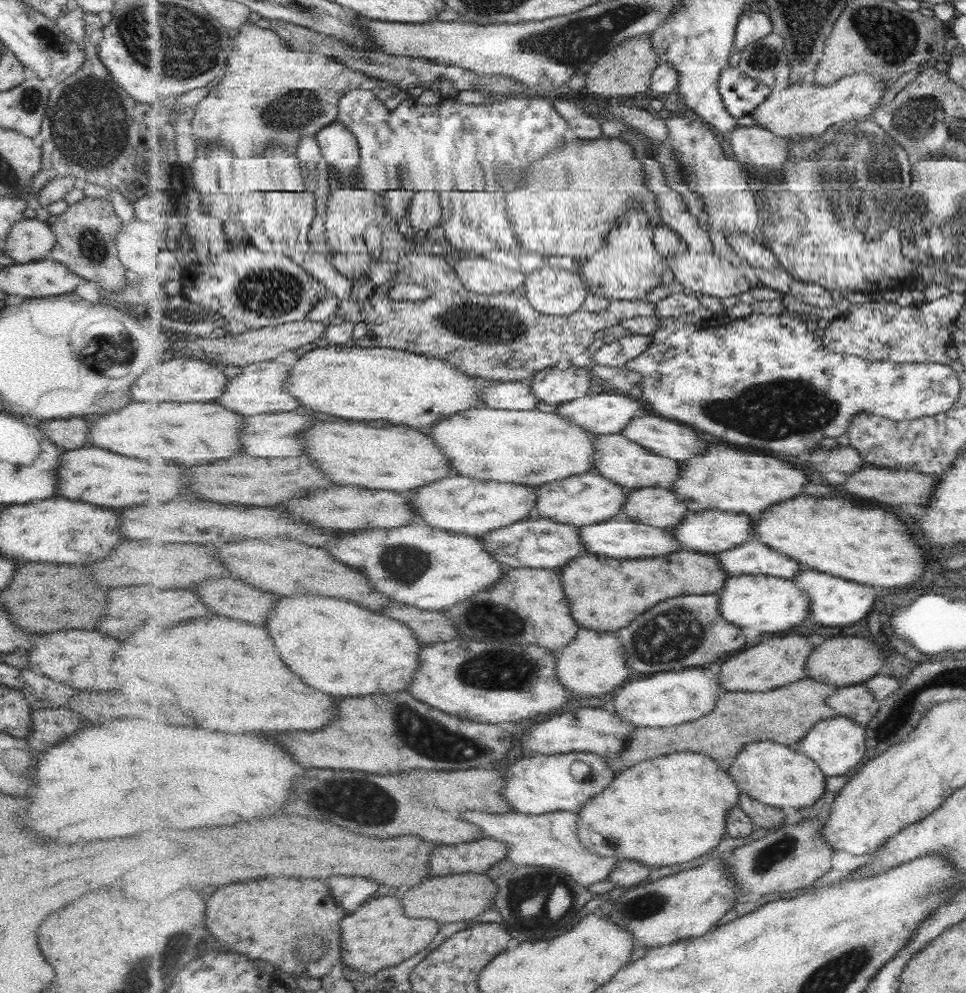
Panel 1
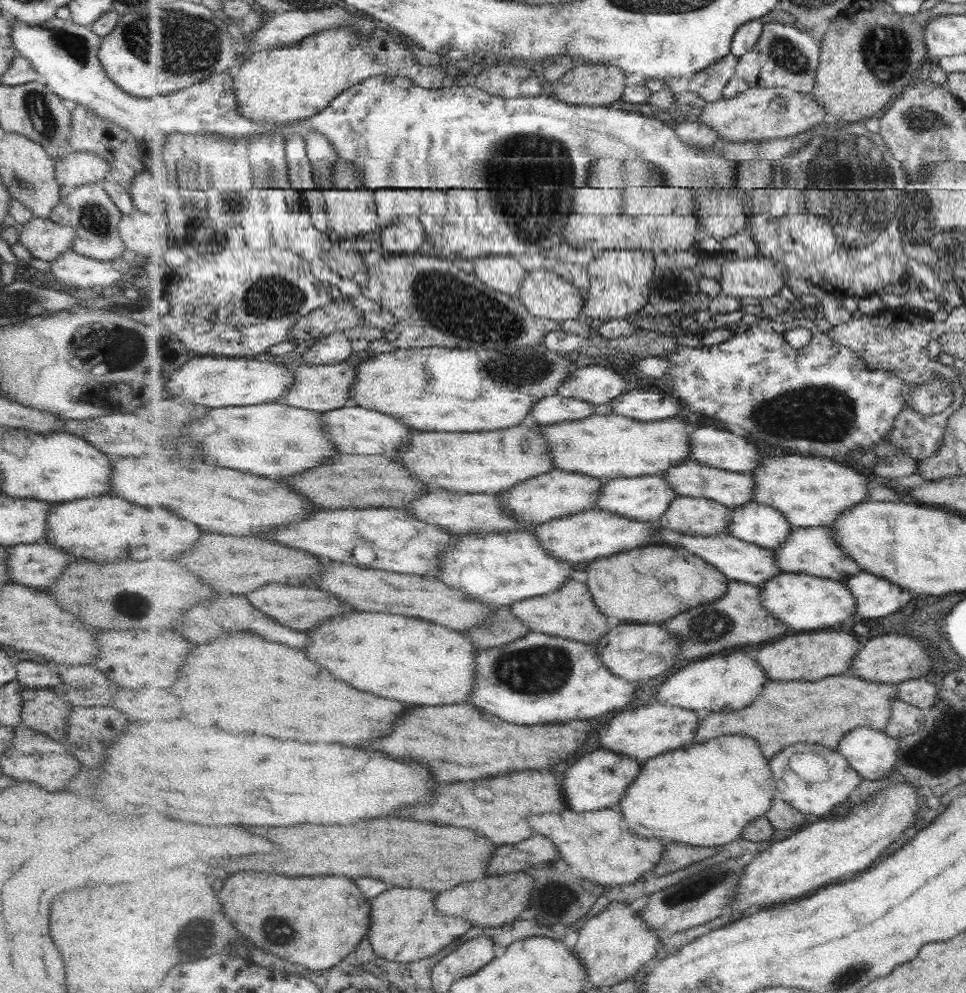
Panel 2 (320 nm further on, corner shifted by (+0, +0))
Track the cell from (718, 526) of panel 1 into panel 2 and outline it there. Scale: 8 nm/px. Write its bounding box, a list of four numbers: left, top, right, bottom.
[728,501,795,552]

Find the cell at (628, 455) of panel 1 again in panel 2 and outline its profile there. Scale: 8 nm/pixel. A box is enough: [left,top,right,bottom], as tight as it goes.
[662,457,756,508]

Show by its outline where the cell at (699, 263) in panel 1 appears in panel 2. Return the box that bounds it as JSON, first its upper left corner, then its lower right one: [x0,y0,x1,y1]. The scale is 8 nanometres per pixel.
[718,256,787,301]

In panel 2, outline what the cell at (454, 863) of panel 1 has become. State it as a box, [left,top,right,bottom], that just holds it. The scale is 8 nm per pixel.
[491,834,561,874]

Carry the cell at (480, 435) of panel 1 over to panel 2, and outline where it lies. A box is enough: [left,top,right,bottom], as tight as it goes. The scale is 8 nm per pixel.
[538,413,691,484]

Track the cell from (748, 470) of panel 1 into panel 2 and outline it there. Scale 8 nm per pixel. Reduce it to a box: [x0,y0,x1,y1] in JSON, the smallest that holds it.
[753,456,869,527]

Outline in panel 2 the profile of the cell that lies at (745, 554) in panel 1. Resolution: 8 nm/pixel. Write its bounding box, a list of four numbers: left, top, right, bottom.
[773,527,863,581]

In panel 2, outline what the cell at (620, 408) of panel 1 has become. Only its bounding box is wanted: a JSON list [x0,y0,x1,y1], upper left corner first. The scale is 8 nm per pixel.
[609,391,681,422]

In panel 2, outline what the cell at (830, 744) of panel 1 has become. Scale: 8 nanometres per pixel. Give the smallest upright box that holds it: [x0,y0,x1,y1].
[838,726,899,781]

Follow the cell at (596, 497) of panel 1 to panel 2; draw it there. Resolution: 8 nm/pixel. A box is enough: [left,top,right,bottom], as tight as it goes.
[596,475,678,522]

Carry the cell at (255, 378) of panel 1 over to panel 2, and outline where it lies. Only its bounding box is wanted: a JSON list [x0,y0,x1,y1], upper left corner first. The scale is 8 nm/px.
[280,361,357,412]

